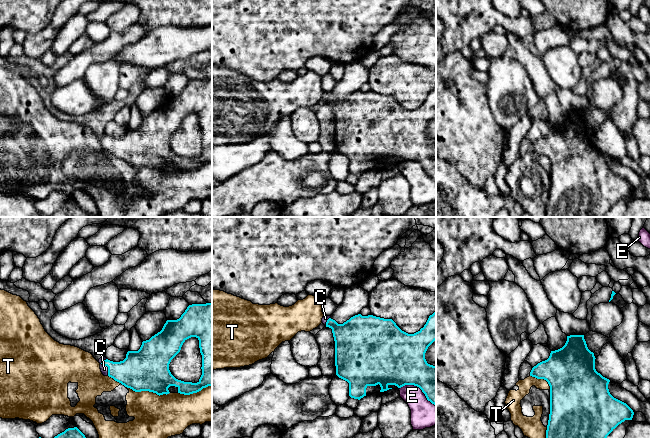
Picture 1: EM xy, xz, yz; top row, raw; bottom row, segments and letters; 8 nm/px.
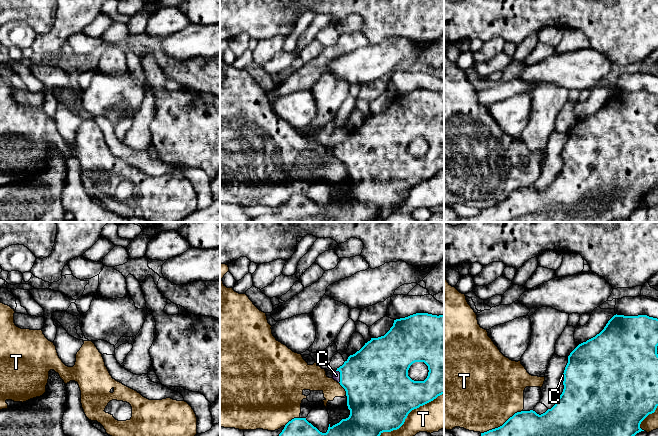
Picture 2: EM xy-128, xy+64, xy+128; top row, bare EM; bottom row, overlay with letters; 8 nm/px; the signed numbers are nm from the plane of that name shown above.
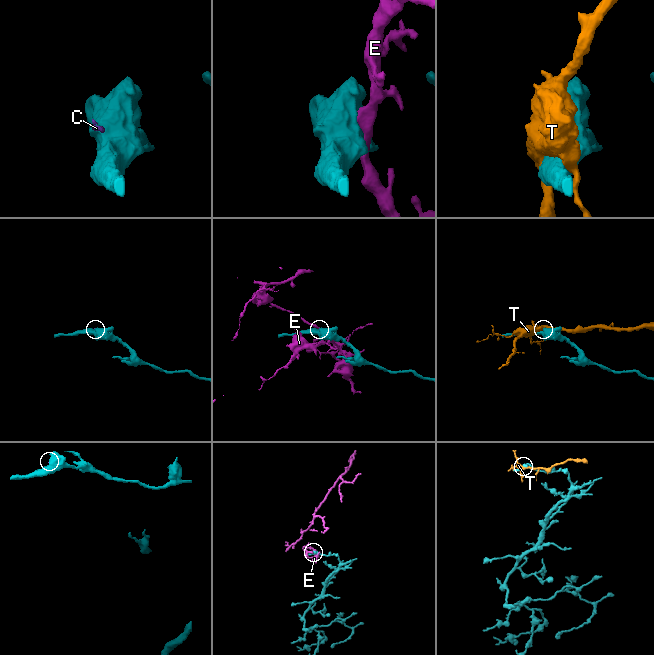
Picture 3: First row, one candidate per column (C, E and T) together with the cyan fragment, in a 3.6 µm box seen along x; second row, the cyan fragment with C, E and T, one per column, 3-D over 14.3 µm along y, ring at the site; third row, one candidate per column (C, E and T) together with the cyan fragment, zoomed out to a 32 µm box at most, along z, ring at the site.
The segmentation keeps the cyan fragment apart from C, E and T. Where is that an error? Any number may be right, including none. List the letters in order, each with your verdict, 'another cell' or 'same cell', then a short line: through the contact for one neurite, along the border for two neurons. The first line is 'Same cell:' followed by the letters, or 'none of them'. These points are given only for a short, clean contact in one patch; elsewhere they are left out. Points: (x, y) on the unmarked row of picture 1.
Same cell: C
C: same cell; line xy (136, 147), (118, 147), (106, 141), (104, 145)
E: another cell
T: another cell

